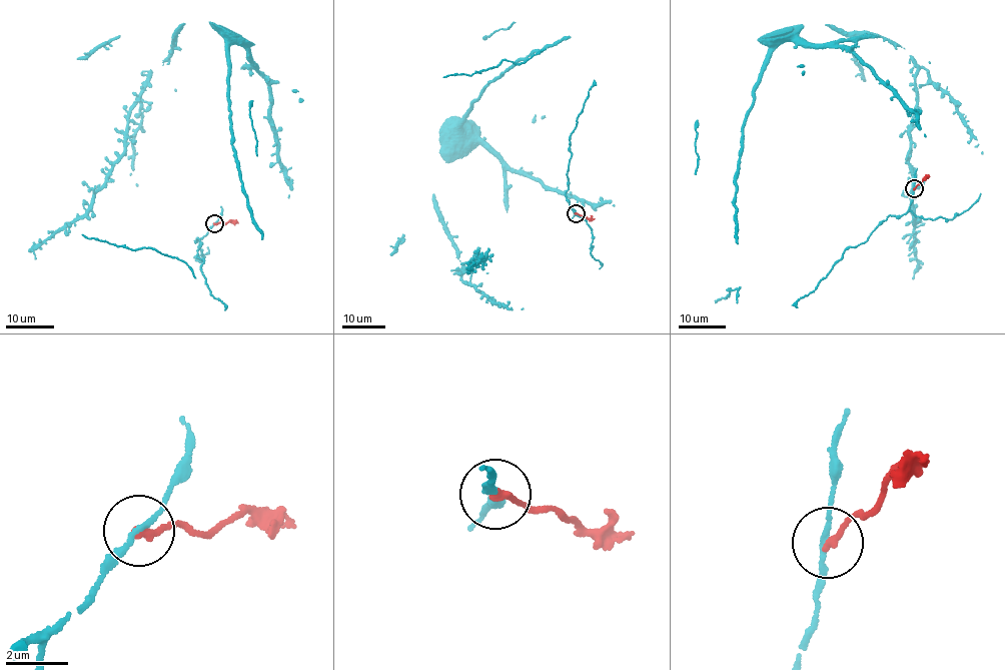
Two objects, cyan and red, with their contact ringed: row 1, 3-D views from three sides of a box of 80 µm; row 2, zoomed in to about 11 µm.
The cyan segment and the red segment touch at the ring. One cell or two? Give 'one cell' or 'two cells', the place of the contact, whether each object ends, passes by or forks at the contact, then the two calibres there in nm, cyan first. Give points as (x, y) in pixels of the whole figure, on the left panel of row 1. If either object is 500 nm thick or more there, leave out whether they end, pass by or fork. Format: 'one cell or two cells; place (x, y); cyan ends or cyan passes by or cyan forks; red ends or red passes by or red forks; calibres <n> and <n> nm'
two cells; place (214, 223); cyan passes by; red ends; calibres 150 and 280 nm

